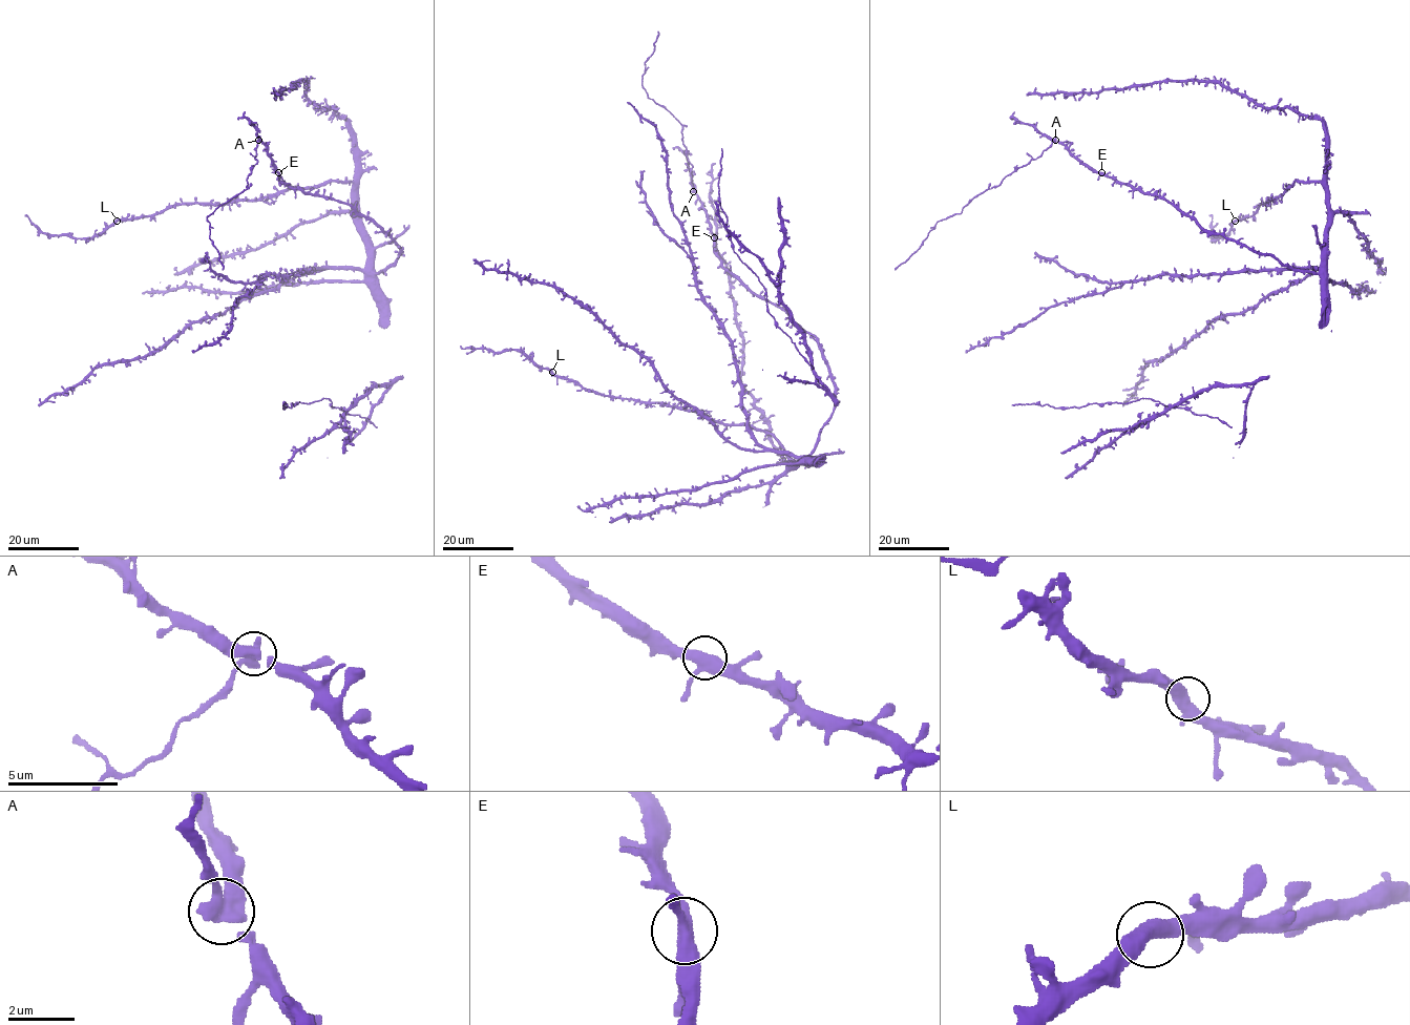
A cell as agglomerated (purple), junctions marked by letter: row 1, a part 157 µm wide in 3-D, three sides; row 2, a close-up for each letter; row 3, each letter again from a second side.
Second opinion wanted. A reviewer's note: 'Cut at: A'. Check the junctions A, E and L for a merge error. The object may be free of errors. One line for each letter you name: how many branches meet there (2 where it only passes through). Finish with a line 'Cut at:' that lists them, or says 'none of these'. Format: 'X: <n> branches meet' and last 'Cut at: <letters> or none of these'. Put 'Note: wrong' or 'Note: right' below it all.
A: 3 branches meet
Cut at: A
Note: right

